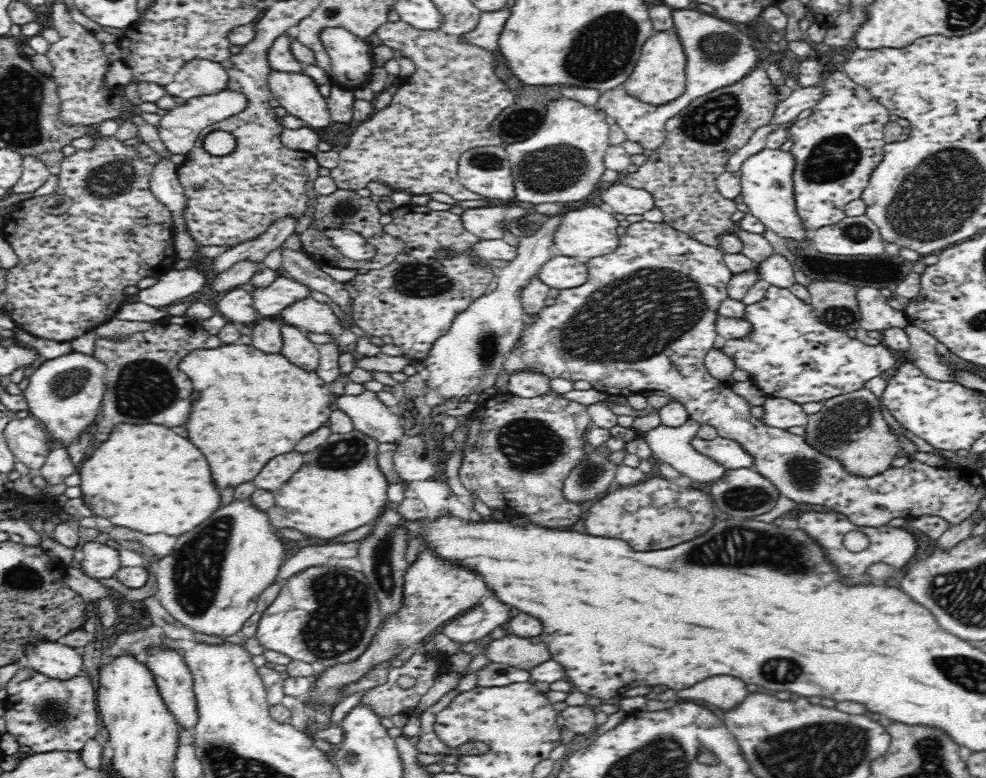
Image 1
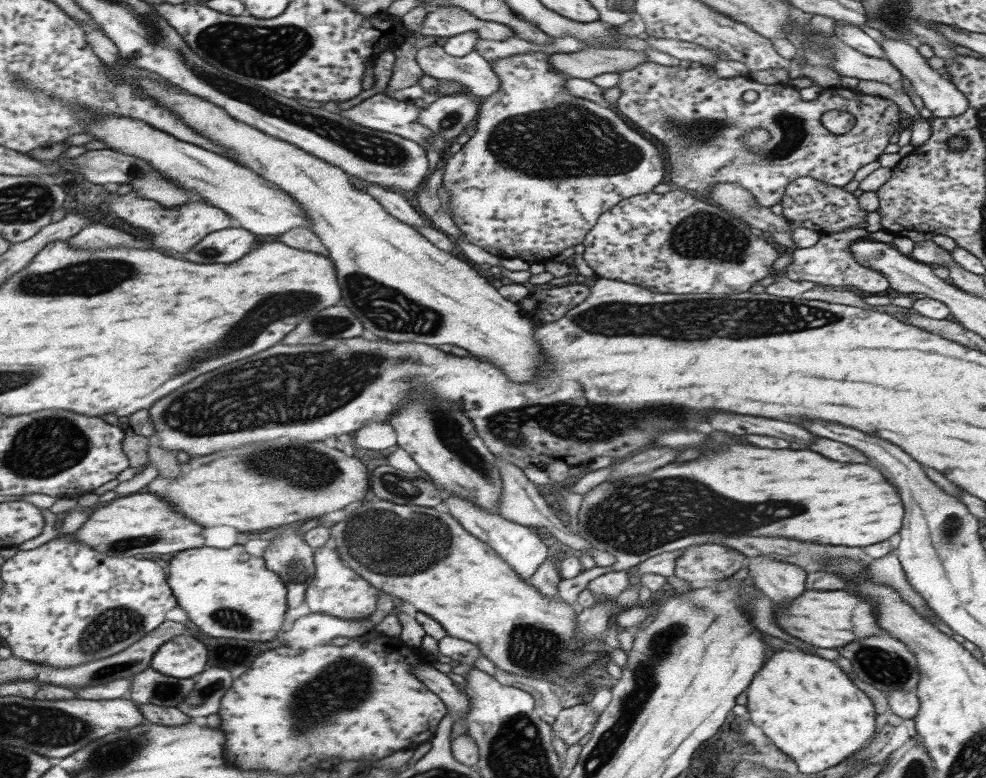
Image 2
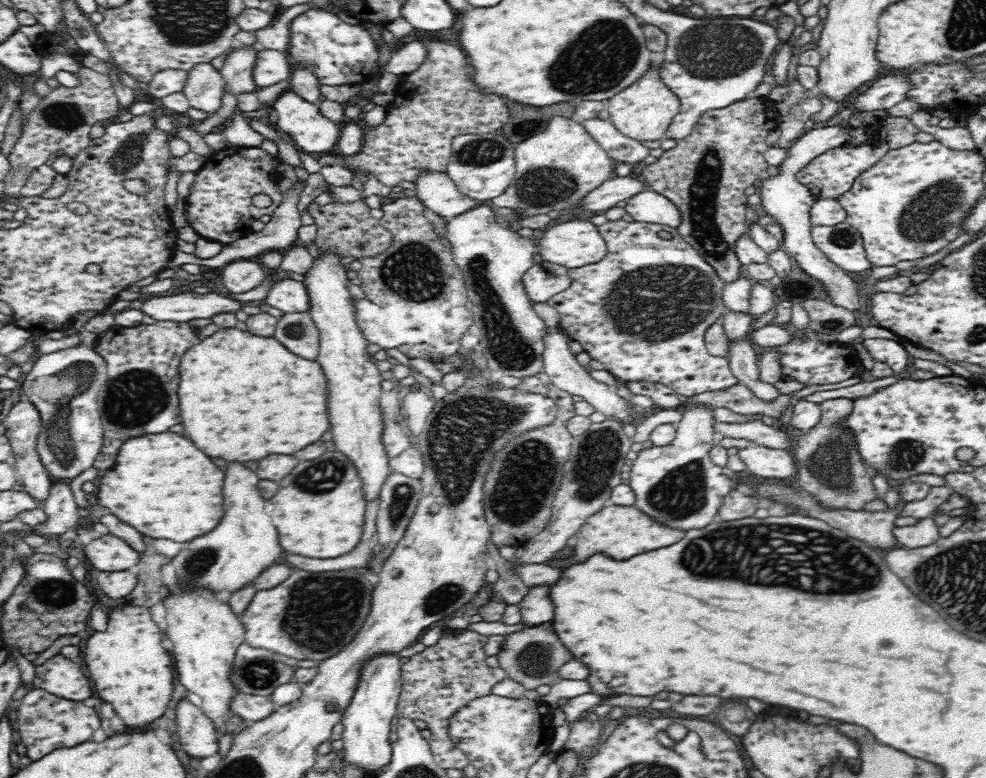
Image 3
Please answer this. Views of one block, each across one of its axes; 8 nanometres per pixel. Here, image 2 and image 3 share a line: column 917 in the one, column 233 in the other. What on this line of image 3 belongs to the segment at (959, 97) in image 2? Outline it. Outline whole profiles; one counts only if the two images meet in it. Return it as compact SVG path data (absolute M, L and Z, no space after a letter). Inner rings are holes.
M255 46L254 49L238 49L229 55L219 70L225 92L240 96L256 90L252 72L257 52L258 46Z

